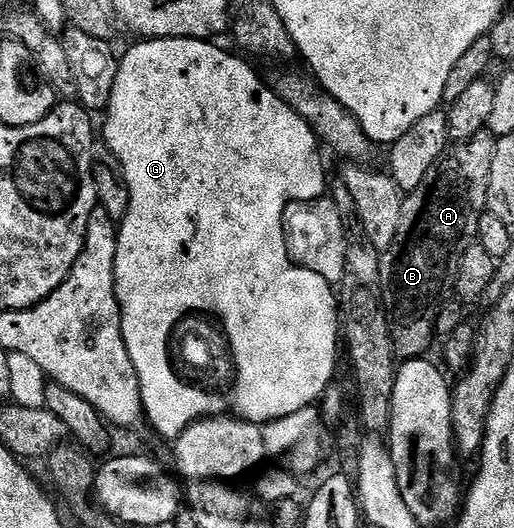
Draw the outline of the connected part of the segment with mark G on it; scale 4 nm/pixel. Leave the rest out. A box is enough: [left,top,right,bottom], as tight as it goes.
[102,38,342,440]

